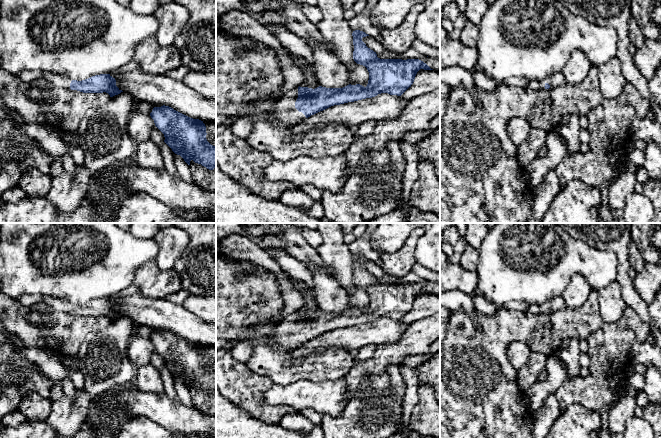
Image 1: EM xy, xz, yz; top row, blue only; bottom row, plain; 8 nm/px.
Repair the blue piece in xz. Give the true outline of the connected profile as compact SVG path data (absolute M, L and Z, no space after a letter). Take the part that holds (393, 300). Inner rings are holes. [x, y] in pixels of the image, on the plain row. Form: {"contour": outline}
{"contour": "M355 254L352 260L353 283L369 296L366 311L360 308L343 312L319 310L315 313L299 310L273 327L265 341L273 347L295 349L334 329L372 322L381 317L401 320L411 311L420 293L433 294L419 283L380 283L362 265L368 258Z"}

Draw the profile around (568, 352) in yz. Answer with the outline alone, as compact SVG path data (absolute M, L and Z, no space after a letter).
M575 337L564 340L553 353L565 365L568 378L579 377L580 353L580 340Z

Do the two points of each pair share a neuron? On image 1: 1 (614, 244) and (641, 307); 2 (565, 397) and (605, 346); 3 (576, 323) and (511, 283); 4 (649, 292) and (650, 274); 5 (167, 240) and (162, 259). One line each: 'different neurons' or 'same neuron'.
1: same neuron
2: same neuron
3: different neurons
4: same neuron
5: same neuron

